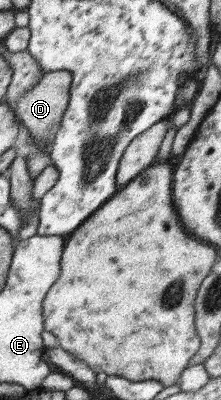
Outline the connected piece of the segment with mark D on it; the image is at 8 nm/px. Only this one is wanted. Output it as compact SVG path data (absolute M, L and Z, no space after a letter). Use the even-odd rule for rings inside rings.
M68 71L44 72L40 80L26 90L18 102L16 102L16 116L30 136L40 147L49 147L55 133L60 129L60 121L69 104L70 88L72 85L72 73Z

